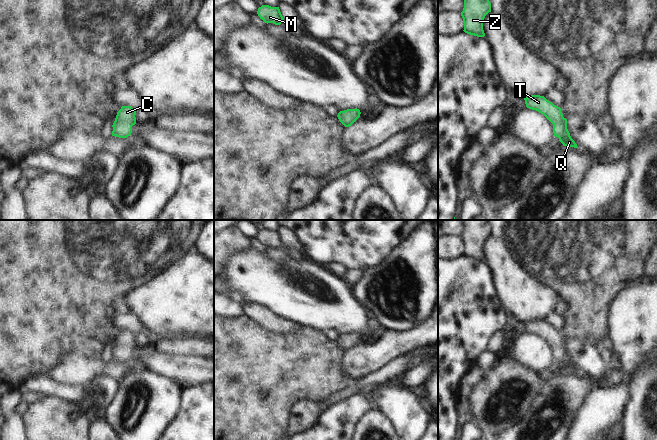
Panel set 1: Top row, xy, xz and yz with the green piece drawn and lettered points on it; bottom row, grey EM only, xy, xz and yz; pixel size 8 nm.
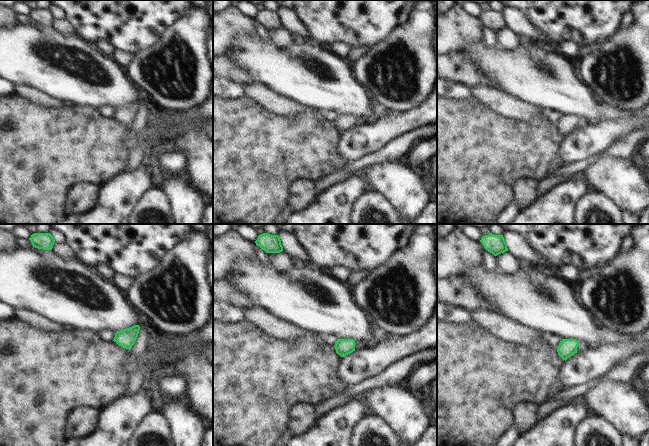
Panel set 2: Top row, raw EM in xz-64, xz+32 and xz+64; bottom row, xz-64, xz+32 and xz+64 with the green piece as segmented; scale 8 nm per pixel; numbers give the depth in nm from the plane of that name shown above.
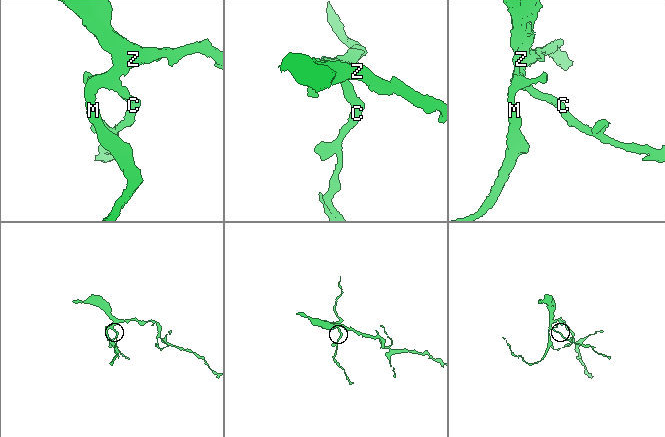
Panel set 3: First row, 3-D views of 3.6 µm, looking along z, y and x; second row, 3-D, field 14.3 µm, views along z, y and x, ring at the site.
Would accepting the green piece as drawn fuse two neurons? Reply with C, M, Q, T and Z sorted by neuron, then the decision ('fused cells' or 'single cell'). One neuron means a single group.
C M Q T Z; single cell

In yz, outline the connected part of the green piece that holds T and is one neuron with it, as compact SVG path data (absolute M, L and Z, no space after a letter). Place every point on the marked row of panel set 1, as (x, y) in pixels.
M531 95L524 98L526 107L543 114L552 124L554 136L566 147L578 148L567 129L567 119L563 117L561 108L548 101L544 96Z

